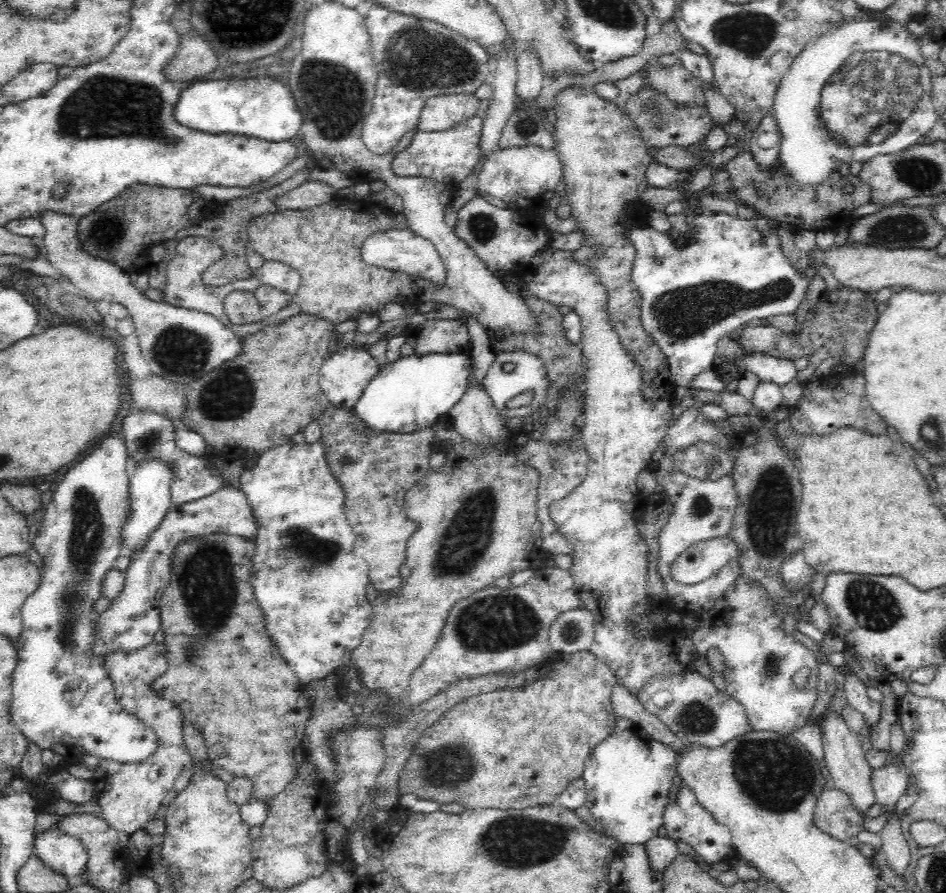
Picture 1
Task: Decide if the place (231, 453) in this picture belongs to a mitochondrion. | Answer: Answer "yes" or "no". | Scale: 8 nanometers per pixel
no

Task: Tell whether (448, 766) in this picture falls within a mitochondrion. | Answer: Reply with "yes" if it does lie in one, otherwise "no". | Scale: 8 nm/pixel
yes

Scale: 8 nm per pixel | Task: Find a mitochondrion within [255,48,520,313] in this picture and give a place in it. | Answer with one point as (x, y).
(339, 100)

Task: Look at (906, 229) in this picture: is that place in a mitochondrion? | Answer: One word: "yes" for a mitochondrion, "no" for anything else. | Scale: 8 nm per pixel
yes

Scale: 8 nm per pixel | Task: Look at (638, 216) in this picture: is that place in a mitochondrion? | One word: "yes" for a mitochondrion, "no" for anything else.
no

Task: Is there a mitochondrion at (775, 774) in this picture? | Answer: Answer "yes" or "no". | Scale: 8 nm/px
yes

